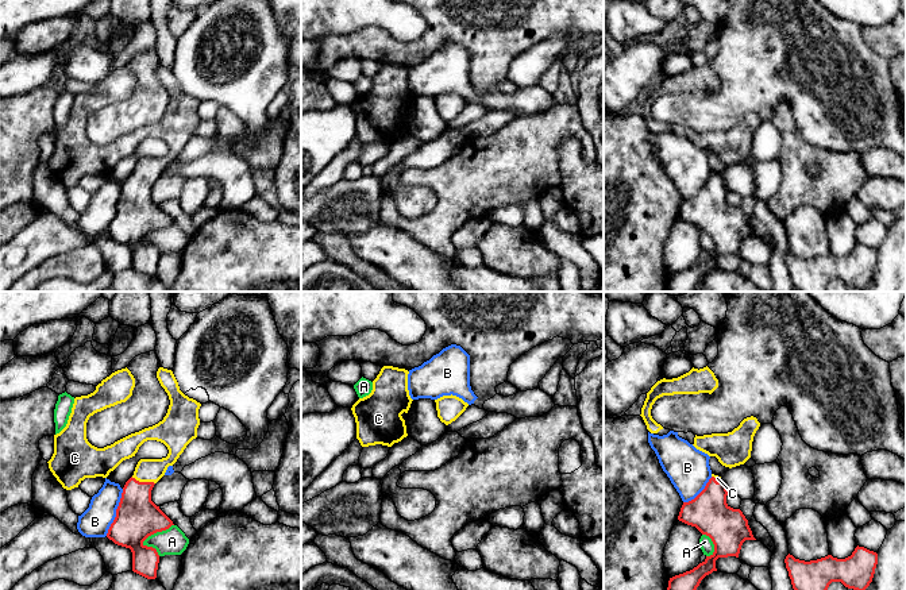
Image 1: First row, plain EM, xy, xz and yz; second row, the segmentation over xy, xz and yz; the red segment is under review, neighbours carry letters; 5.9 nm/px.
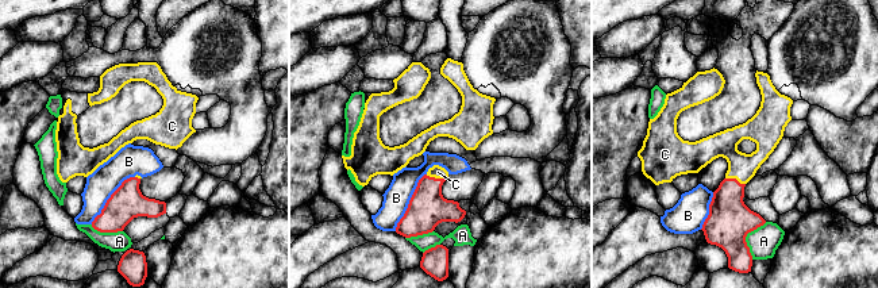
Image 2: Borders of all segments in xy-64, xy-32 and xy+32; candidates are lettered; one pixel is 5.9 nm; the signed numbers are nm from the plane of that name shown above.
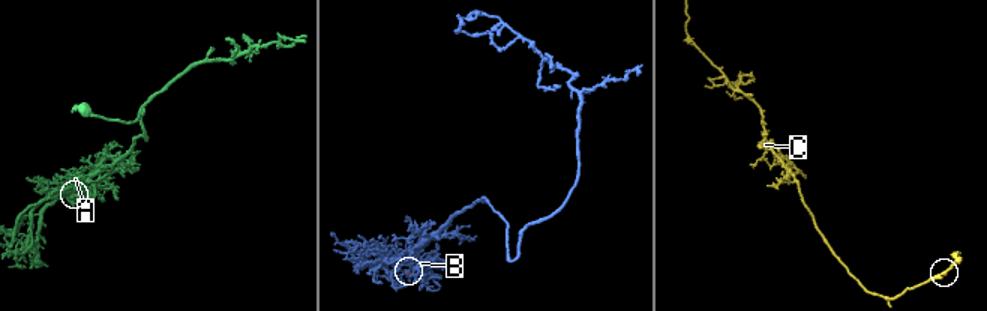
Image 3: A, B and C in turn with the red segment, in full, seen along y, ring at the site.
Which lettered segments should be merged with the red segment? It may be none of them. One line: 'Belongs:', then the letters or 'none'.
Belongs: C

